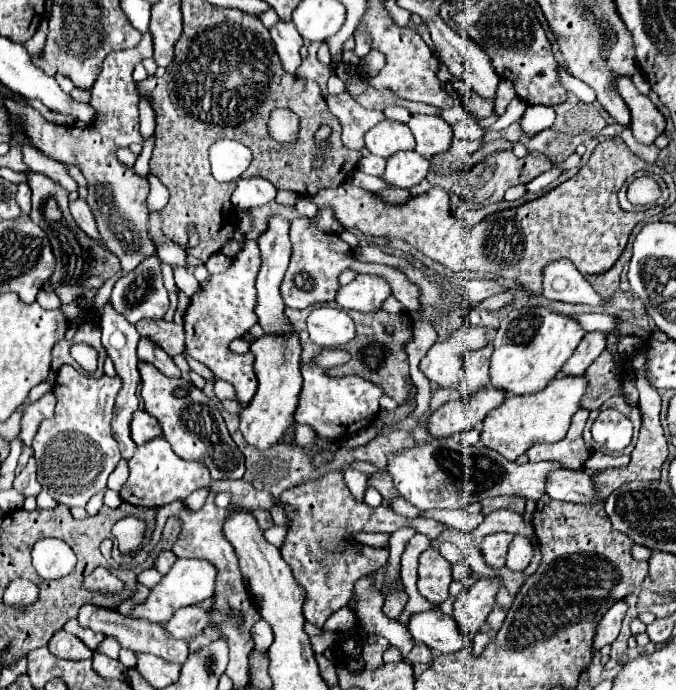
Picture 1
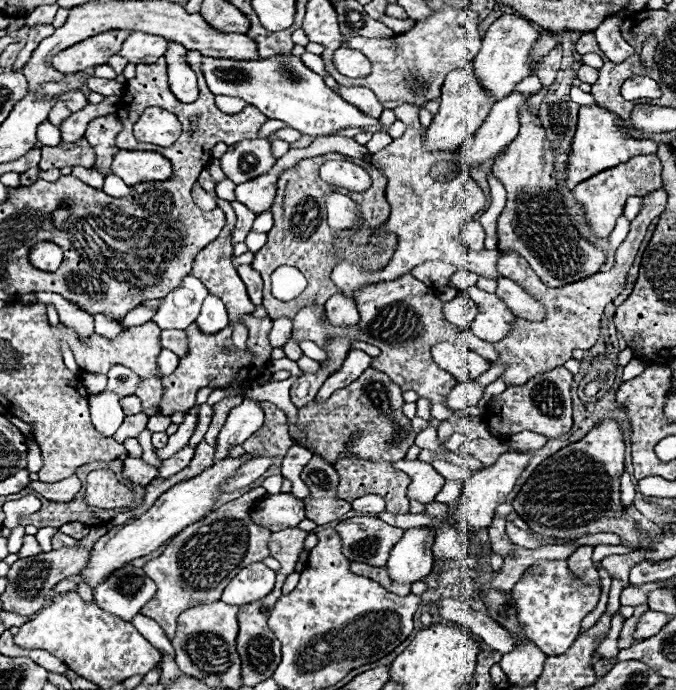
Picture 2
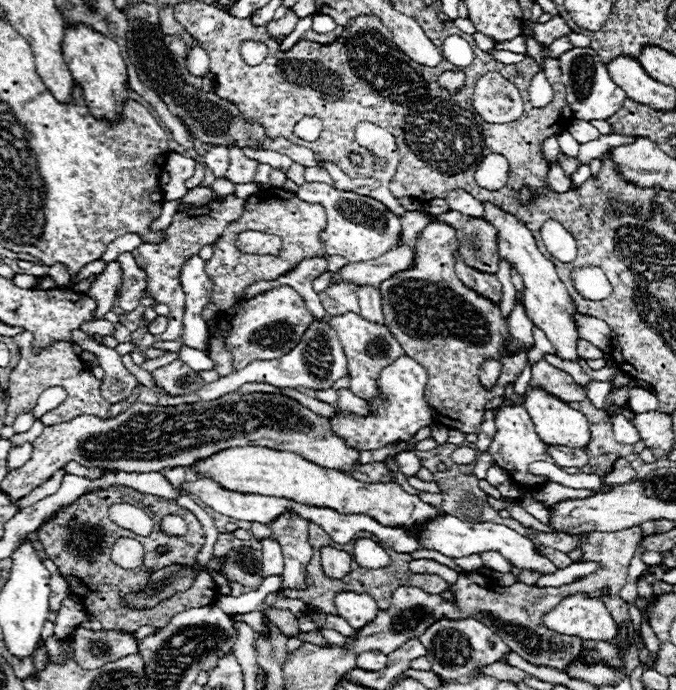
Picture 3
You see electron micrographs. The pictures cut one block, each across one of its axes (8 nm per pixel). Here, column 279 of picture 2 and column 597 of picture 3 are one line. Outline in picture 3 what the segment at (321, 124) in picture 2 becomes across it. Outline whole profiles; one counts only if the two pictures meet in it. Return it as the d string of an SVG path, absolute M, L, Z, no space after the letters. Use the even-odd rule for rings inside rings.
M572 48L564 52L560 58L560 72L562 72L562 82L566 86L566 100L574 112L574 118L578 120L606 120L610 118L616 110L620 110L622 102L626 100L626 94L620 86L614 84L610 78L606 64L600 60L600 56L592 48Z

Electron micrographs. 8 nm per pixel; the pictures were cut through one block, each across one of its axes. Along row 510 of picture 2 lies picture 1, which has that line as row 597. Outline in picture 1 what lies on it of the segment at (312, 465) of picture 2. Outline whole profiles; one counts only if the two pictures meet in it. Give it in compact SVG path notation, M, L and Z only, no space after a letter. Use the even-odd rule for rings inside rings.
M330 472L314 482L300 484L300 488L292 488L292 492L284 492L280 500L286 504L286 514L290 516L290 528L286 534L286 542L282 546L282 558L292 568L296 580L306 590L304 616L308 622L316 626L324 626L330 614L346 606L356 580L380 570L386 564L386 554L380 548L368 546L346 546L340 544L340 538L352 538L354 532L396 532L402 526L414 526L416 532L436 540L446 526L432 518L404 518L396 514L392 508L378 506L370 508L368 504L360 504L348 492L344 476L338 472Z

